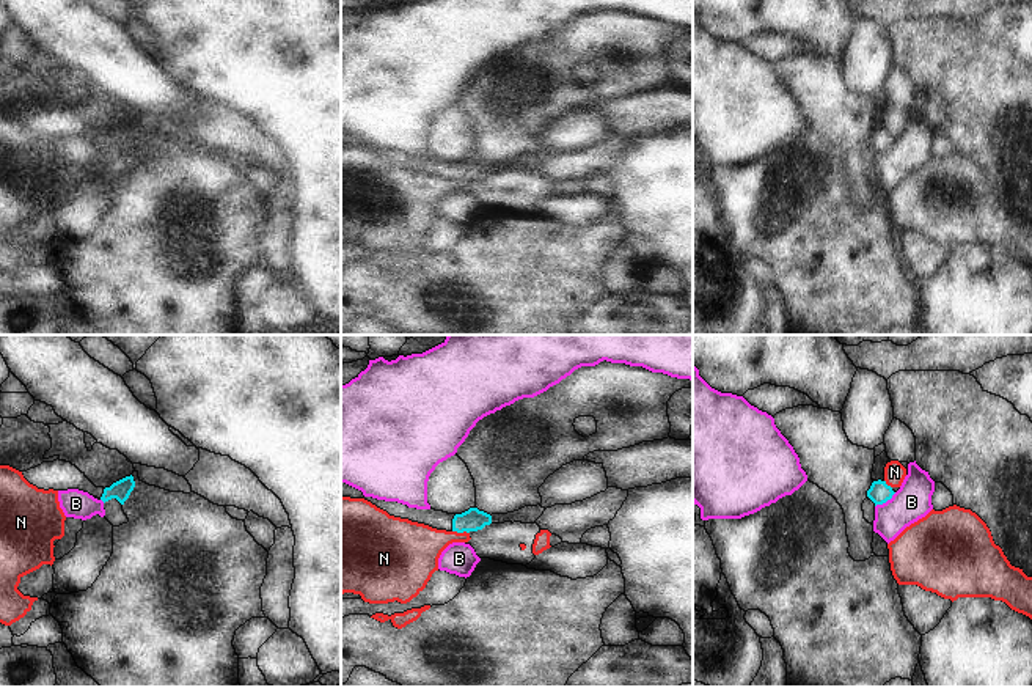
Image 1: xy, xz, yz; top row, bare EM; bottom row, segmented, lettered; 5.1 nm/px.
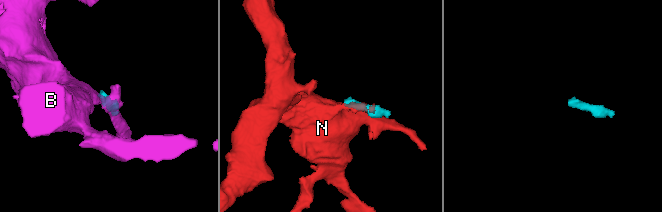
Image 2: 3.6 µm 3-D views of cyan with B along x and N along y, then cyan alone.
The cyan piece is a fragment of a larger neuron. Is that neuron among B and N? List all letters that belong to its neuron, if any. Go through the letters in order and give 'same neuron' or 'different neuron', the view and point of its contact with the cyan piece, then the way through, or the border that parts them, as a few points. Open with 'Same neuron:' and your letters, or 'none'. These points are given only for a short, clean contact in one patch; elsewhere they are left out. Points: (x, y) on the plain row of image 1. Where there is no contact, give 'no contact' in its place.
Same neuron: none
B: different neuron; meets cyan in yz at (885, 150)
N: different neuron; meets cyan in xz at (461, 180); border along xz (453, 178), (468, 181)

